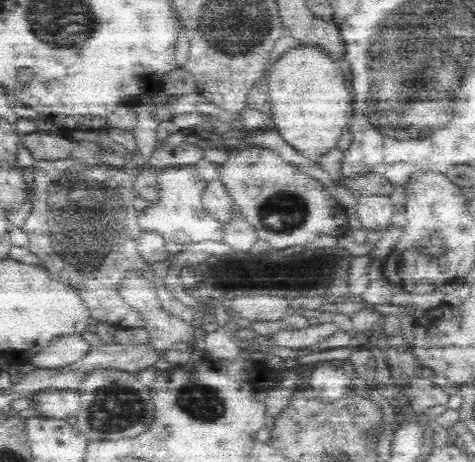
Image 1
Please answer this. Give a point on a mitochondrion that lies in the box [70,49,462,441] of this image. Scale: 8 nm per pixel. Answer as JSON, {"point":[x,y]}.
{"point":[114,408]}

